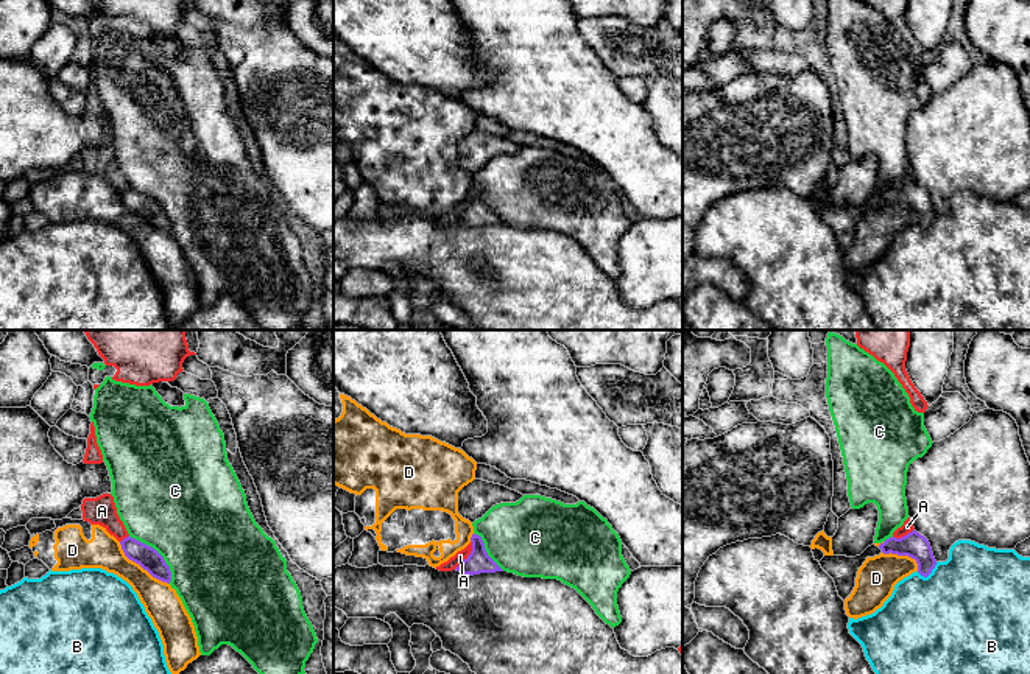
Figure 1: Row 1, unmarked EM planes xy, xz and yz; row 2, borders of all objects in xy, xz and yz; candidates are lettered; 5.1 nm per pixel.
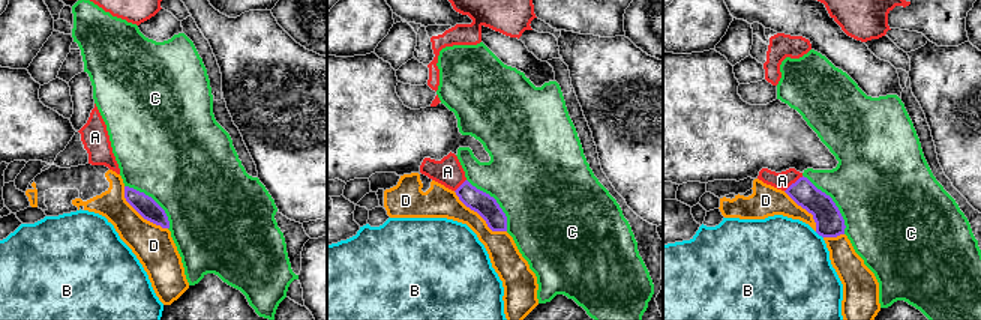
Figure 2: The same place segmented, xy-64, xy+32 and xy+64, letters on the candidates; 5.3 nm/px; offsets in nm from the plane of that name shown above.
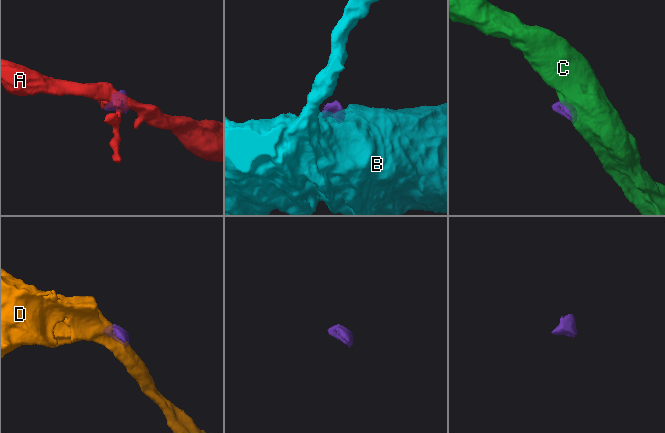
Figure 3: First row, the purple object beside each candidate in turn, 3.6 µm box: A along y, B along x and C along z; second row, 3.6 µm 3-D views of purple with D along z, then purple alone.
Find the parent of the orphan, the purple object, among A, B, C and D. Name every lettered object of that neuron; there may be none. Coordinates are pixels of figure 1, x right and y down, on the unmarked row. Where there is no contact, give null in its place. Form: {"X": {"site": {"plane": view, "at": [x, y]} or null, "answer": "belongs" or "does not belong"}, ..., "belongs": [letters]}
{"A": {"site": {"plane": "xz", "at": [469, 206]}, "answer": "does not belong"}, "B": {"site": {"plane": "yz", "at": [927, 226]}, "answer": "does not belong"}, "C": {"site": {"plane": "xy", "at": [158, 204]}, "answer": "does not belong"}, "D": {"site": {"plane": "xy", "at": [141, 217]}, "answer": "does not belong"}, "belongs": []}

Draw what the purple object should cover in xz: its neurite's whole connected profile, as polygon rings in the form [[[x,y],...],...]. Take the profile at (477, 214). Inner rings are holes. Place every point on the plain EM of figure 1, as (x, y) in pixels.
[[[472,185],[472,202],[471,205],[455,219],[463,226],[480,226],[503,223],[486,204],[485,195],[480,187]]]

